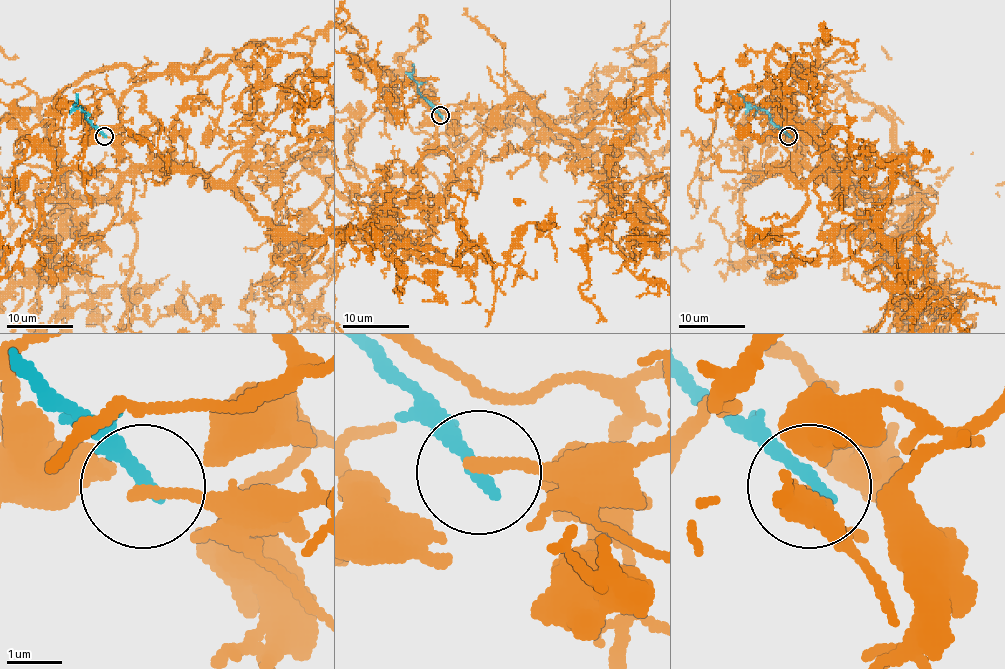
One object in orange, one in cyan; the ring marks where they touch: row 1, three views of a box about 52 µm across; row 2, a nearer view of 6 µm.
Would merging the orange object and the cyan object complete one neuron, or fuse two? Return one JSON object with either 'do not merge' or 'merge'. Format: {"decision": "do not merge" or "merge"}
{"decision": "do not merge"}

